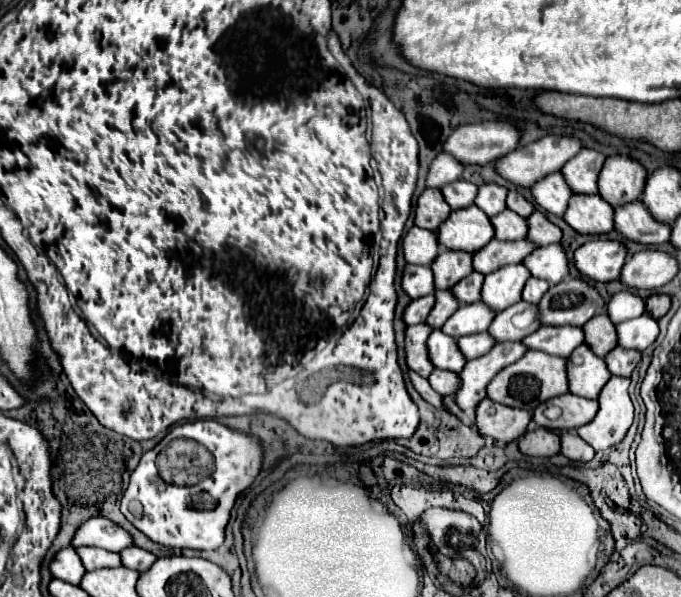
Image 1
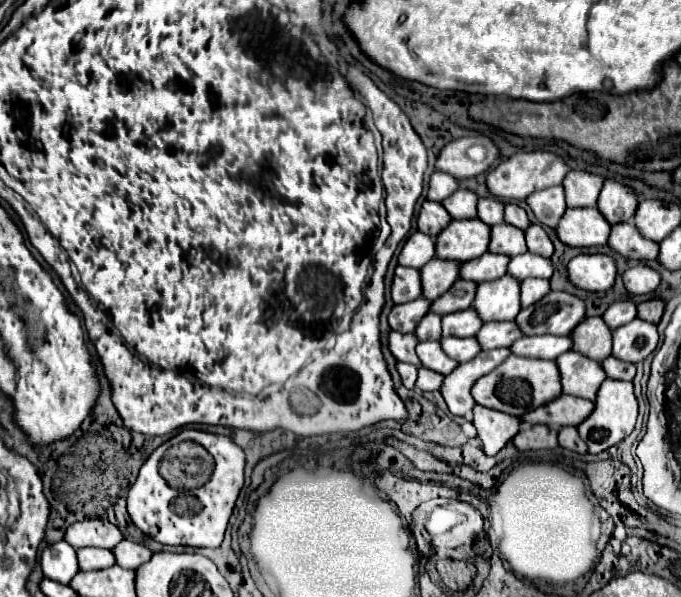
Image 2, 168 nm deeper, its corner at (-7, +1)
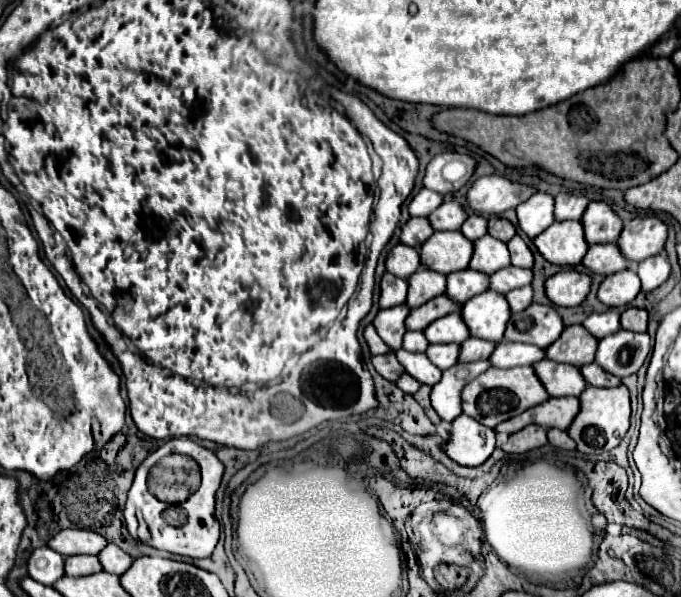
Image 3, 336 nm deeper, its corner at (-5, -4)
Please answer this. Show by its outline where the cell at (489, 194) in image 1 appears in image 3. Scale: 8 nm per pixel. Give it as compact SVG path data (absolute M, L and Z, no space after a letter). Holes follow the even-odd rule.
M473 213L473 215L469 215L469 219L463 223L461 231L463 231L463 235L465 235L467 239L475 241L475 239L487 235L487 219L485 219L483 215Z

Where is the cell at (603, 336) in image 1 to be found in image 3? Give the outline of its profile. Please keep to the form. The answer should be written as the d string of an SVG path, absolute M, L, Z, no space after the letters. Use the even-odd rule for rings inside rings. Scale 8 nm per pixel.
M571 325L571 327L565 327L561 337L547 347L547 357L551 361L583 367L595 361L597 343L599 339L591 337L591 333L583 329L583 325Z

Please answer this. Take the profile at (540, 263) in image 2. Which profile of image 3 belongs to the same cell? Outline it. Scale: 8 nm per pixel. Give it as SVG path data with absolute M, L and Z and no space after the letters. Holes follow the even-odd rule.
M505 267L491 275L491 287L497 293L509 293L511 289L531 285L533 283L533 271L531 269L519 269L519 267Z

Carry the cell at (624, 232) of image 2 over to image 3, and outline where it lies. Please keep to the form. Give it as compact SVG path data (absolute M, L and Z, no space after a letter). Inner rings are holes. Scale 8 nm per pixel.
M603 243L603 245L589 247L587 255L583 257L583 265L593 273L611 275L611 273L631 267L631 261L627 261L627 257L623 257L623 253L619 253L617 243Z

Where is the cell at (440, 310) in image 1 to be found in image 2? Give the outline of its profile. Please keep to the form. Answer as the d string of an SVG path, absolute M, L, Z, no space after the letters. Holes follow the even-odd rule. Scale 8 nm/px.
M427 314L415 328L413 332L419 342L425 340L439 340L441 338L441 316L437 314Z

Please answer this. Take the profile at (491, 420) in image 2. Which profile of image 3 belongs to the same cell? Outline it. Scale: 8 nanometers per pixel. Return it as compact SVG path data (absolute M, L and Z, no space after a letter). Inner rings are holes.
M459 415L453 421L451 439L443 445L443 451L459 465L477 467L485 463L497 443L495 429L487 429L473 417Z

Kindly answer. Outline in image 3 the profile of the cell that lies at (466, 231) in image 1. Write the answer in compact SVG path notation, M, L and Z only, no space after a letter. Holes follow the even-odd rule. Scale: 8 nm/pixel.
M437 231L421 245L421 263L439 273L453 273L469 267L473 257L473 241L461 231Z

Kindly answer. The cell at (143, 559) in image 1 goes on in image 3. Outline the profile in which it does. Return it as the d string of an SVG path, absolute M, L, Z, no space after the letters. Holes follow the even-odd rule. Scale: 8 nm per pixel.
M109 543L103 549L103 553L99 553L99 561L101 561L101 565L103 565L105 571L115 573L115 575L123 575L131 567L133 557L129 557L129 553L125 553L115 543Z

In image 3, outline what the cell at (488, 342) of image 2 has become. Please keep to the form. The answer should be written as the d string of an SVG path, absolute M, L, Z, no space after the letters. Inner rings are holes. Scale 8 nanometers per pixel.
M469 337L467 341L461 343L459 361L461 363L469 363L469 361L479 361L479 359L489 359L491 357L491 349L495 349L495 345L497 343L483 341L479 337Z

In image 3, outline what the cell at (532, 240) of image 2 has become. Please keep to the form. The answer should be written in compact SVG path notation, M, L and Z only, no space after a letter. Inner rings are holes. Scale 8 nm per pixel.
M515 235L509 243L507 243L509 251L511 251L511 265L515 267L533 267L533 251L529 249L529 245L523 241L521 235Z

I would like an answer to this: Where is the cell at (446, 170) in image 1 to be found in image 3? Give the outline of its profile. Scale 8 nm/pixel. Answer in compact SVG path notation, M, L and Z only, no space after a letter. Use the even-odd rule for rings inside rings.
M421 189L413 201L409 203L409 215L411 217L427 217L433 209L437 209L443 203L443 195L441 193L433 193L429 189Z

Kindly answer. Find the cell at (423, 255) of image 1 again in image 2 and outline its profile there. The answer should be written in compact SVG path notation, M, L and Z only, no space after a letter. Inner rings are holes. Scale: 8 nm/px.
M415 232L409 236L405 242L401 254L399 254L399 264L409 266L409 268L423 268L431 258L435 256L435 242L425 236L423 232Z

